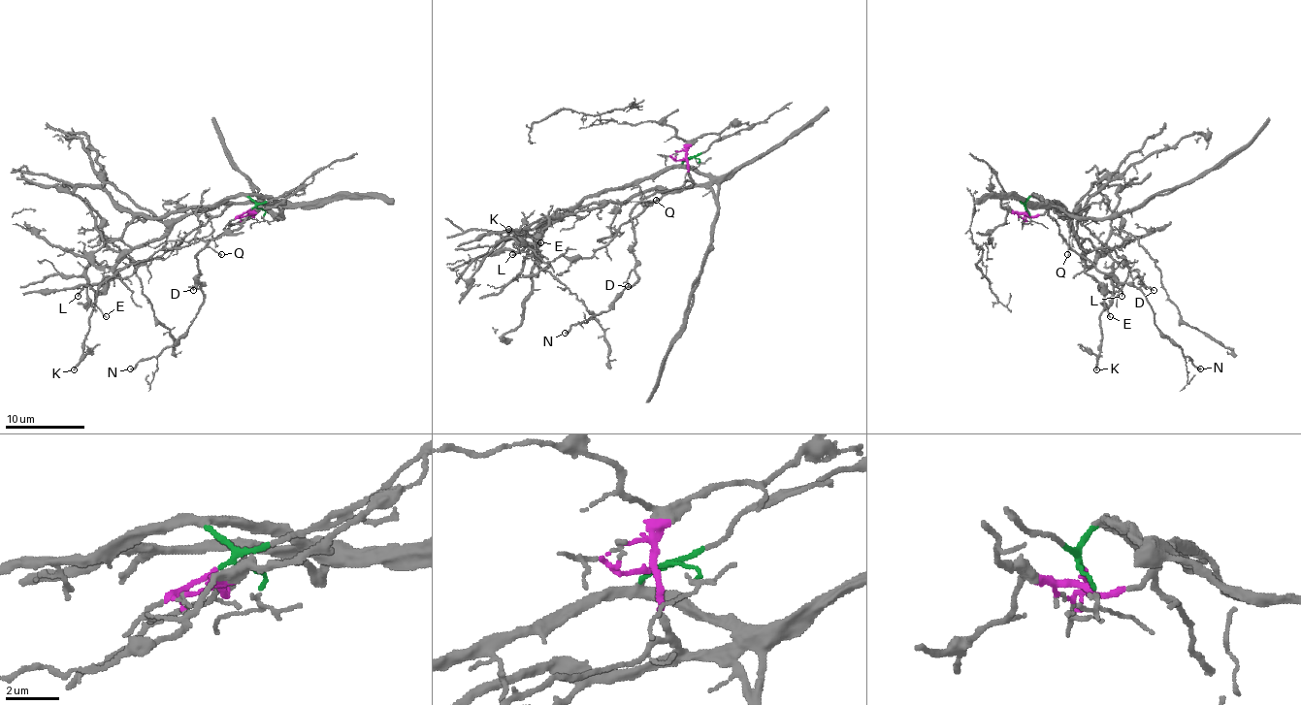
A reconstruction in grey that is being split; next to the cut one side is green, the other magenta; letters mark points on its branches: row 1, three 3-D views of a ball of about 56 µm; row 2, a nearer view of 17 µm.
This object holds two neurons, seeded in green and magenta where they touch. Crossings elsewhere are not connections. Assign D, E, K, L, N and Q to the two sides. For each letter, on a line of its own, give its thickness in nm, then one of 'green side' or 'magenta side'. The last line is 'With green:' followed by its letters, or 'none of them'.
D: 160 nm | magenta side
E: 110 nm | magenta side
K: 200 nm | magenta side
L: 150 nm | green side
N: 200 nm | magenta side
Q: 110 nm | magenta side
With green: L

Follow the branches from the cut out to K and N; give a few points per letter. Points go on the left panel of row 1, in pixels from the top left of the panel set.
K: (249, 208), (253, 216), (257, 205), (247, 203), (200, 208), (138, 244), (96, 295), (83, 356), (74, 370)
N: (249, 208), (253, 216), (230, 225), (196, 257), (204, 299), (192, 324), (172, 346), (130, 368)

